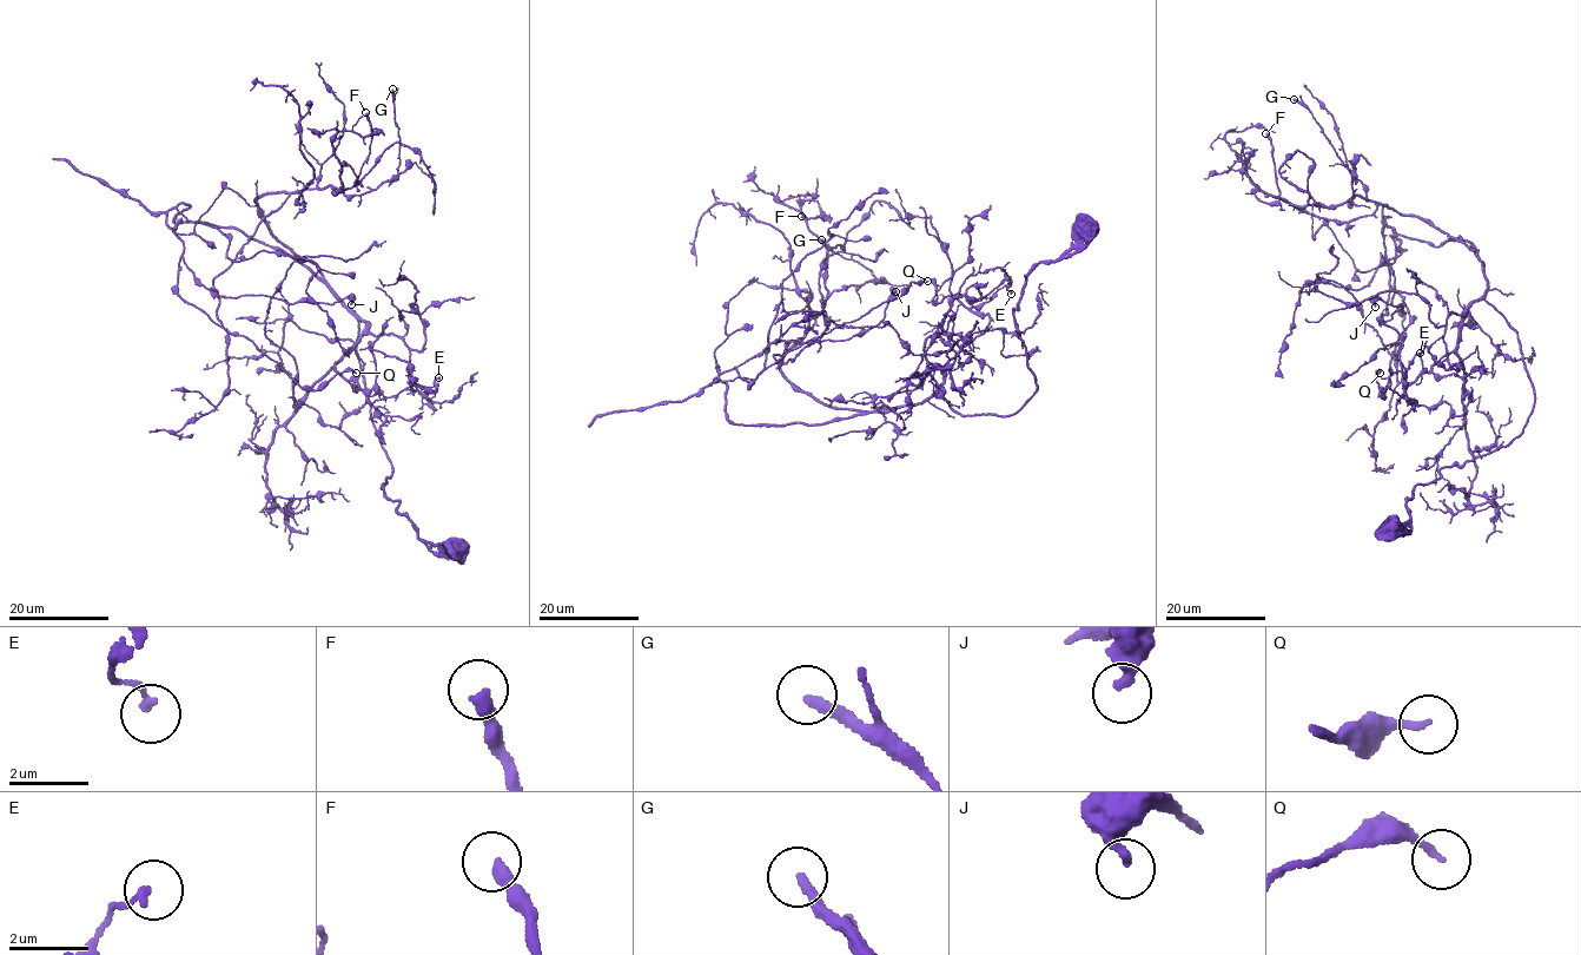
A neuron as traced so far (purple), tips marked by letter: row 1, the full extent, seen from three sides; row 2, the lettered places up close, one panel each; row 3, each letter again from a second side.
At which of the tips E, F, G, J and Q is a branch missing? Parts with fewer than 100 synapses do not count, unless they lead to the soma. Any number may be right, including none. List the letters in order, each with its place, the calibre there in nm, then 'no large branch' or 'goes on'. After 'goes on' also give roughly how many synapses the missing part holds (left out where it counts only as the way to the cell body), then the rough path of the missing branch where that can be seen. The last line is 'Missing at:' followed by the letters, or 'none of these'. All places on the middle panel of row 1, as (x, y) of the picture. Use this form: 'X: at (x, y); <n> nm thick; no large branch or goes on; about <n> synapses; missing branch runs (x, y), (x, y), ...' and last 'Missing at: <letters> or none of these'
E: at (1011, 294); 170 nm thick; no large branch
F: at (801, 216); 340 nm thick; no large branch
G: at (821, 239); 280 nm thick; no large branch
J: at (895, 291); 280 nm thick; no large branch
Q: at (927, 281); 190 nm thick; no large branch
Missing at: none of these

